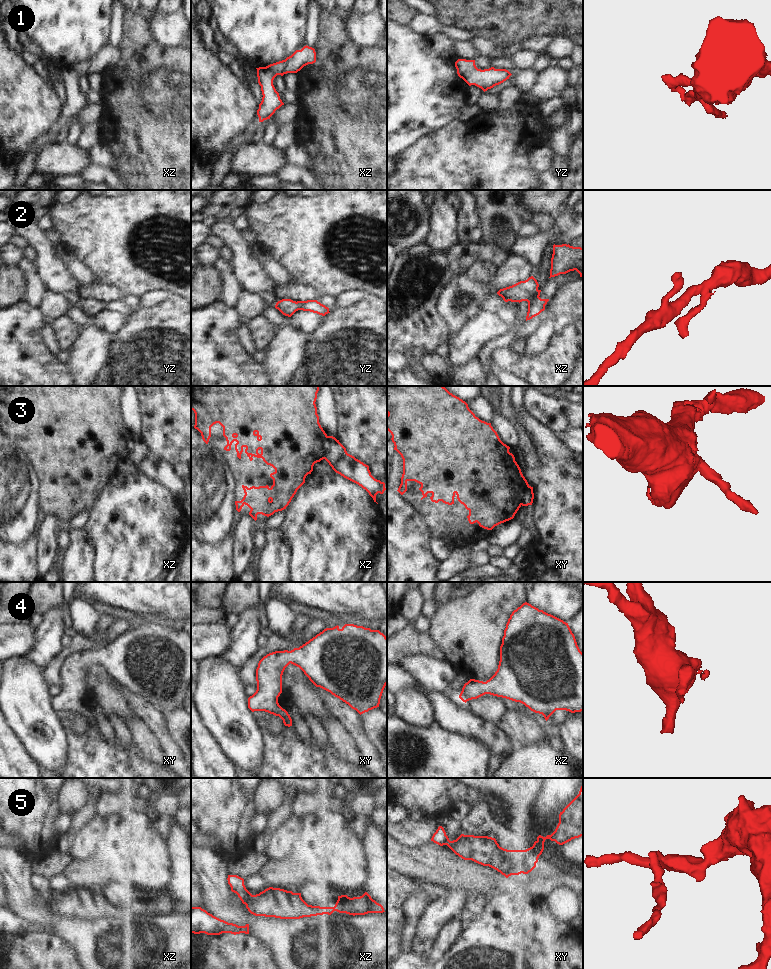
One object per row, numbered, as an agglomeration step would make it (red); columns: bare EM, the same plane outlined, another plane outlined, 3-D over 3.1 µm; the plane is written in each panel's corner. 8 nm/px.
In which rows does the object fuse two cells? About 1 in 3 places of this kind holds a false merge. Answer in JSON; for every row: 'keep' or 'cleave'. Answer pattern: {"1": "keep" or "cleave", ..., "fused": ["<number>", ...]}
{"1": "keep", "2": "keep", "3": "cleave", "4": "keep", "5": "cleave", "fused": ["3", "5"]}

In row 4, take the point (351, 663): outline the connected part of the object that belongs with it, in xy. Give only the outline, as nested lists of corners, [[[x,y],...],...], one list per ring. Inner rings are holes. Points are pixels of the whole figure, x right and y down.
[[[345,624],[340,629],[337,625],[324,629],[299,648],[291,651],[275,651],[264,656],[256,669],[257,690],[248,698],[248,708],[252,712],[265,711],[279,716],[288,727],[292,726],[292,719],[288,712],[279,705],[278,697],[282,693],[283,672],[290,663],[299,667],[316,687],[330,692],[361,715],[379,707],[383,690],[387,685],[387,637],[379,630],[371,630],[363,626]]]

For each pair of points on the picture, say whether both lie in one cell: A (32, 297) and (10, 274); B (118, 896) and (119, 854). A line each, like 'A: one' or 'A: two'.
A: two
B: two

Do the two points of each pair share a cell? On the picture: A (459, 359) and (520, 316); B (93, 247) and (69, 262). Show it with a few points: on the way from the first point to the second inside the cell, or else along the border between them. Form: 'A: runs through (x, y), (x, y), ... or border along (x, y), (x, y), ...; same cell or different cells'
A: runs through (473, 343), (489, 327), (505, 327); same cell
B: border along (77, 259), (94, 275); different cells

